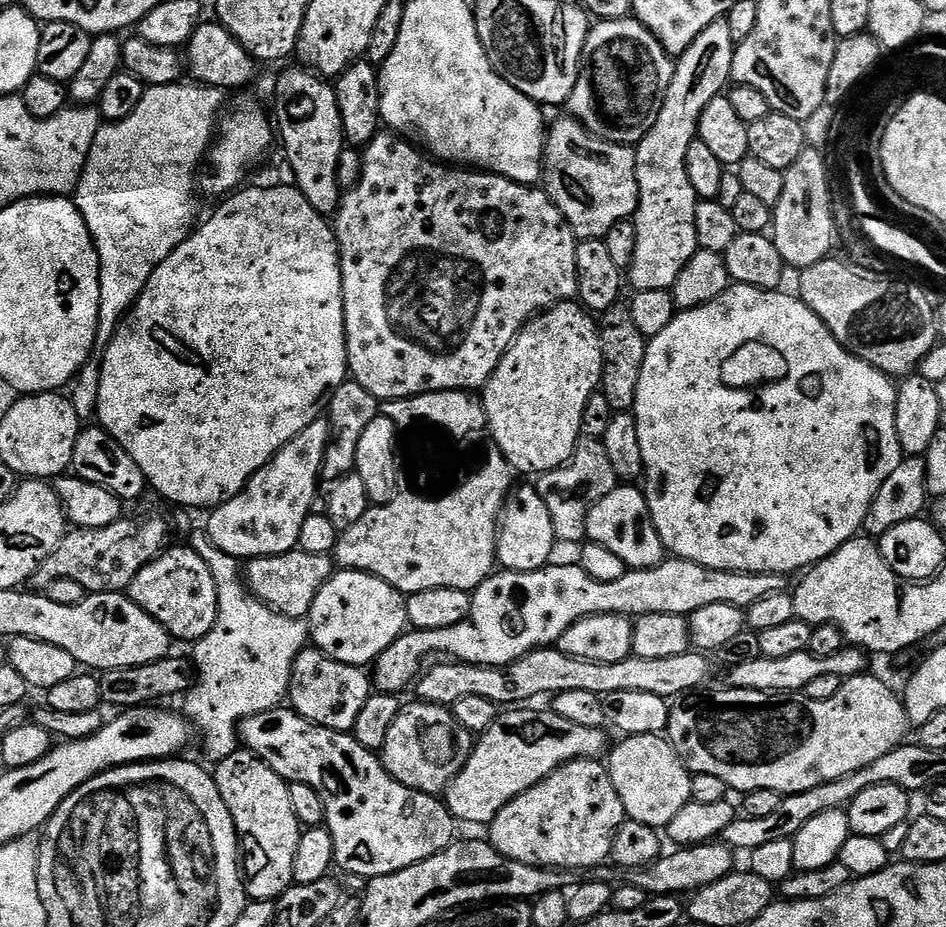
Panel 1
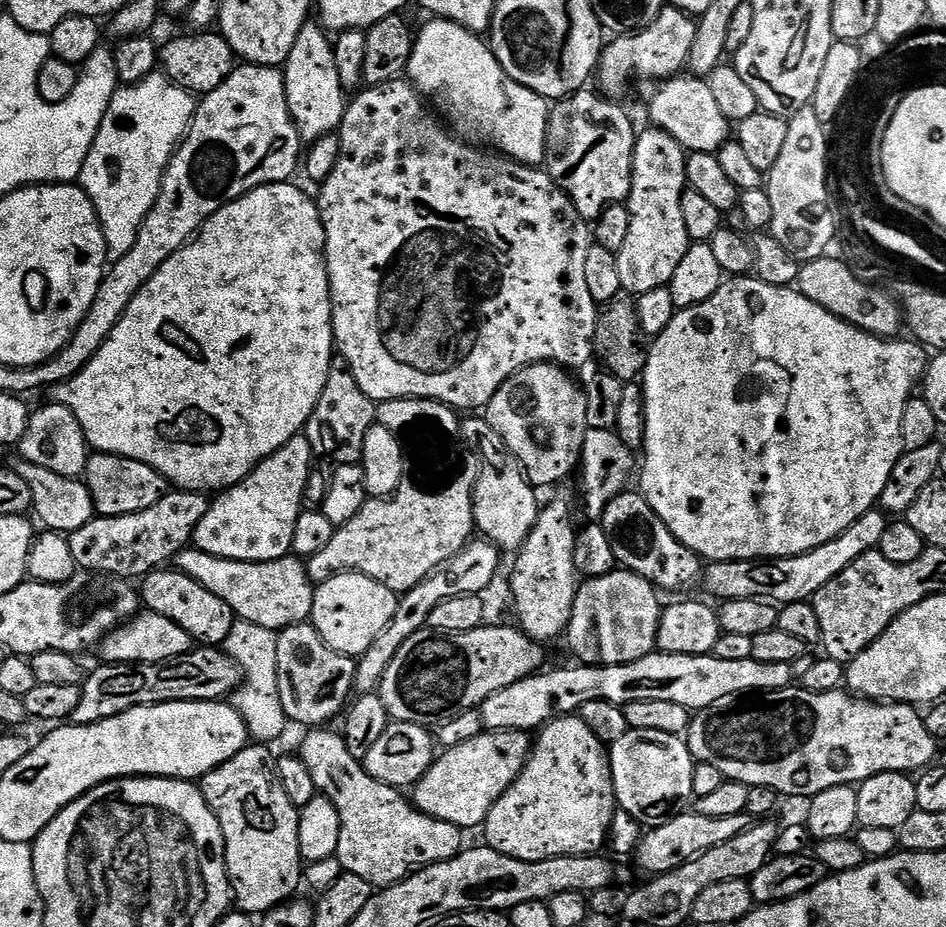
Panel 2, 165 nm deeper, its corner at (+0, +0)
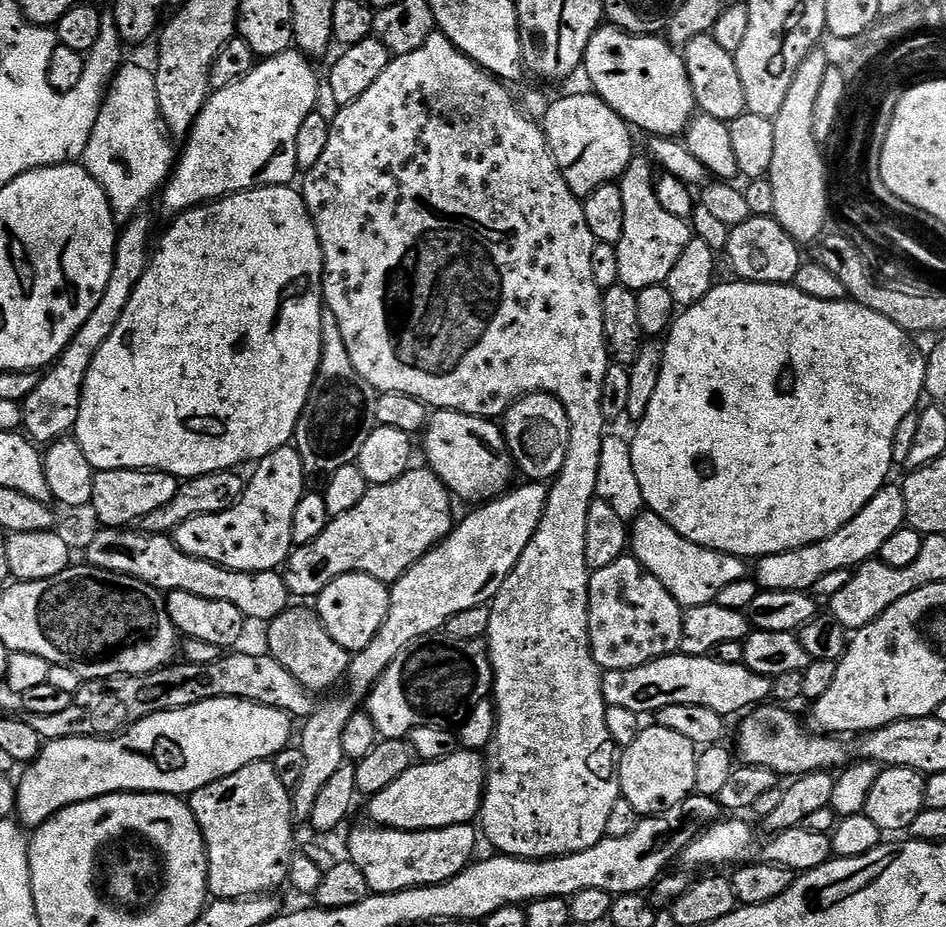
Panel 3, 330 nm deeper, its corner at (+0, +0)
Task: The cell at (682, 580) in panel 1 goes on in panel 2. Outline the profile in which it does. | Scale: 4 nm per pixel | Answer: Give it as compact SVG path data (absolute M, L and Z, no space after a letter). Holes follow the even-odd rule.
M873 510L862 514L854 526L850 526L838 538L826 542L826 546L818 546L806 554L777 560L718 560L709 563L702 572L703 587L708 587L720 602L754 598L783 606L790 602L811 601L812 596L818 594L818 590L822 590L830 578L838 578L838 574L842 574L842 570L846 570L854 558L877 551L889 523L889 517L883 511Z

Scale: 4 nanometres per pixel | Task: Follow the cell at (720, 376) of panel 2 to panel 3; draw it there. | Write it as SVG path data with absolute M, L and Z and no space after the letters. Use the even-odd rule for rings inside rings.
M739 278L733 281L733 284L717 283L702 302L683 309L673 319L662 344L664 356L660 359L654 398L650 398L646 414L635 425L636 437L631 437L630 443L634 473L647 511L661 516L682 538L698 546L741 558L759 558L830 538L889 483L888 475L894 469L894 434L898 434L902 418L921 407L920 396L922 400L926 392L926 356L916 349L912 341L915 339L894 326L890 318L882 318L882 314L874 314L874 310L853 304L847 298L819 300L802 294L792 284L750 284Z

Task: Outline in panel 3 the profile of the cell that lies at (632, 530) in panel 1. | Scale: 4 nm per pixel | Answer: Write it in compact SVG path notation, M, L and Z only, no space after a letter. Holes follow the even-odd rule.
M644 510L630 524L630 552L637 562L687 610L694 606L706 606L719 601L720 596L731 584L736 584L744 576L745 561L739 556L716 552L713 548L703 548L678 534L658 514Z

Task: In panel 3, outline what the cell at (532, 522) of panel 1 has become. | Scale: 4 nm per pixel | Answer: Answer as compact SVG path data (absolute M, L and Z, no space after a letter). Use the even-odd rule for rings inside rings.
M436 410L428 417L422 439L424 439L424 456L428 459L425 460L427 467L431 468L432 473L438 477L453 497L461 496L464 500L476 500L472 502L487 502L509 491L513 483L511 480L514 461L511 452L508 451L508 443L504 440L499 423L485 420L483 416L467 416L461 412Z

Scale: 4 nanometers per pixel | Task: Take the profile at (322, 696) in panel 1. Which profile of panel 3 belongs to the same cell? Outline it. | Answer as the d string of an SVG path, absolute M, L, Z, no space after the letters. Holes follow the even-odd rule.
M290 606L282 614L278 614L278 618L267 621L266 652L276 659L278 666L288 670L307 692L319 694L347 677L350 653L338 646L334 638L330 638L330 630L326 630L317 613L311 607L308 608Z

